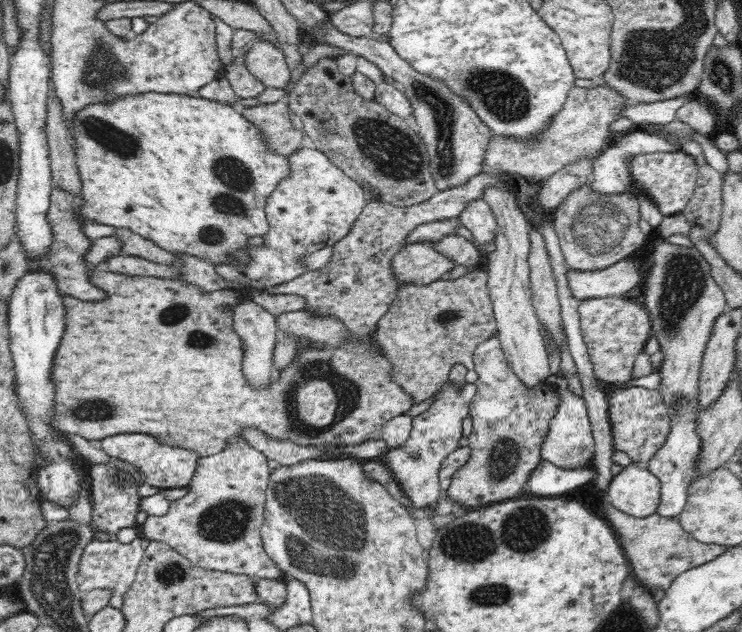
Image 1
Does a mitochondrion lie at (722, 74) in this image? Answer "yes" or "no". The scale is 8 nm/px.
yes

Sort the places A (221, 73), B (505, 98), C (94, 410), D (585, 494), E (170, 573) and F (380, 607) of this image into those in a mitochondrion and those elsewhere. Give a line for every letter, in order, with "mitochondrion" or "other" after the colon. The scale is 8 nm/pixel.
A: other
B: mitochondrion
C: mitochondrion
D: other
E: mitochondrion
F: other

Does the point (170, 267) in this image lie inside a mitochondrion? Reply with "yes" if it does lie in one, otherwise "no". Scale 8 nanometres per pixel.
no

